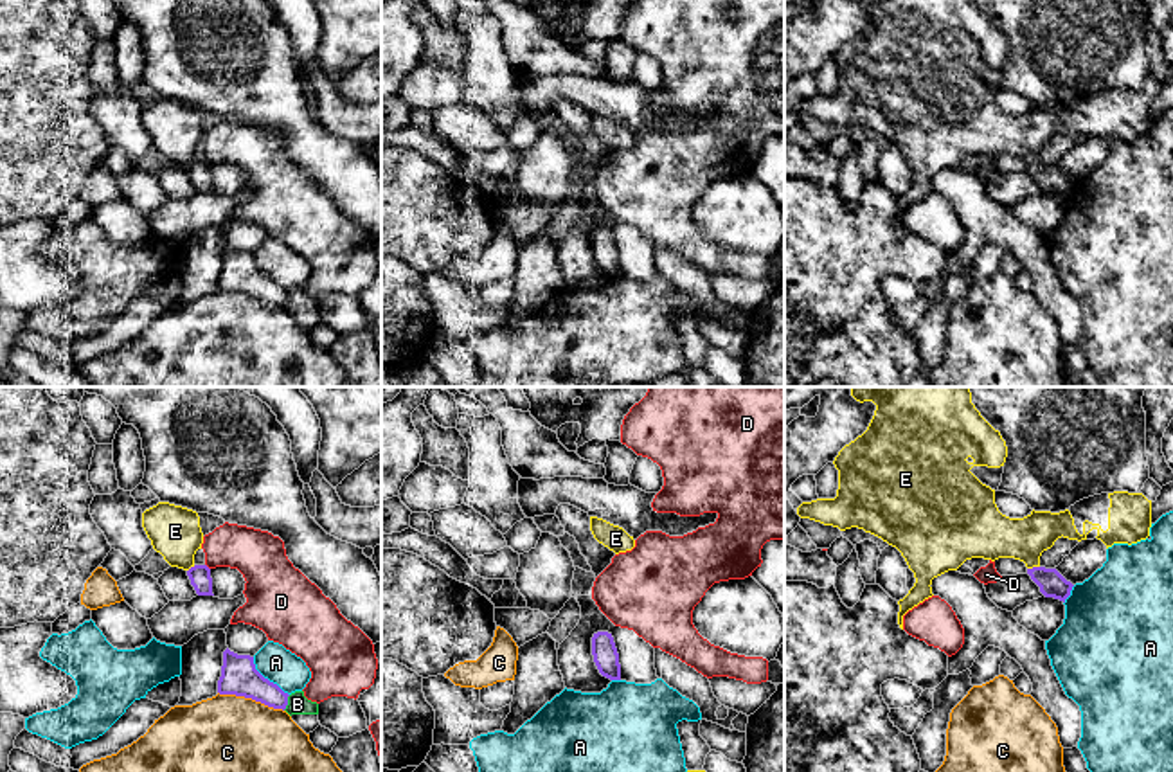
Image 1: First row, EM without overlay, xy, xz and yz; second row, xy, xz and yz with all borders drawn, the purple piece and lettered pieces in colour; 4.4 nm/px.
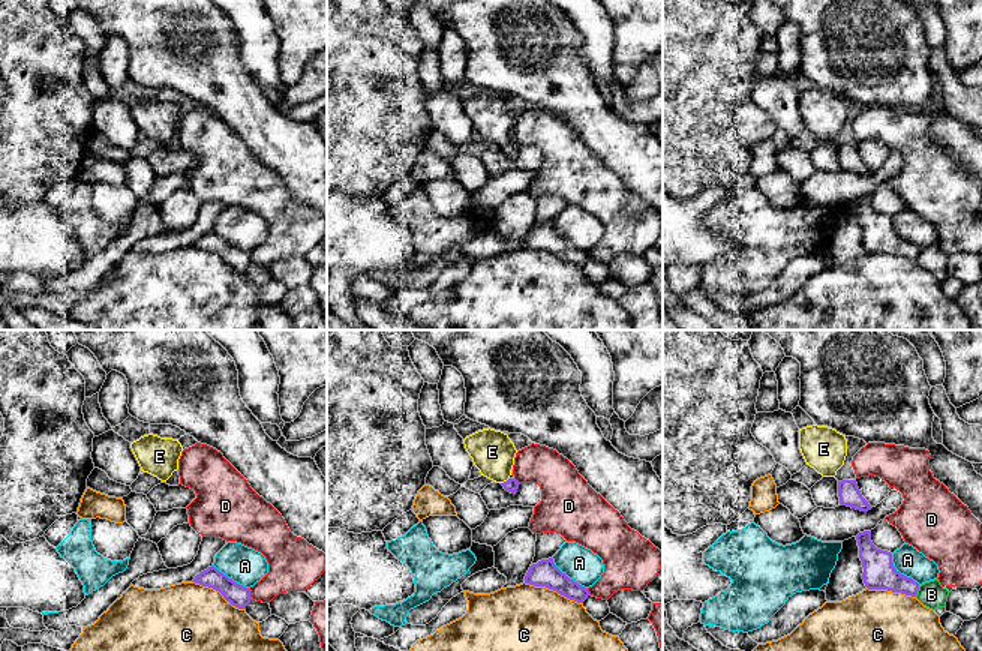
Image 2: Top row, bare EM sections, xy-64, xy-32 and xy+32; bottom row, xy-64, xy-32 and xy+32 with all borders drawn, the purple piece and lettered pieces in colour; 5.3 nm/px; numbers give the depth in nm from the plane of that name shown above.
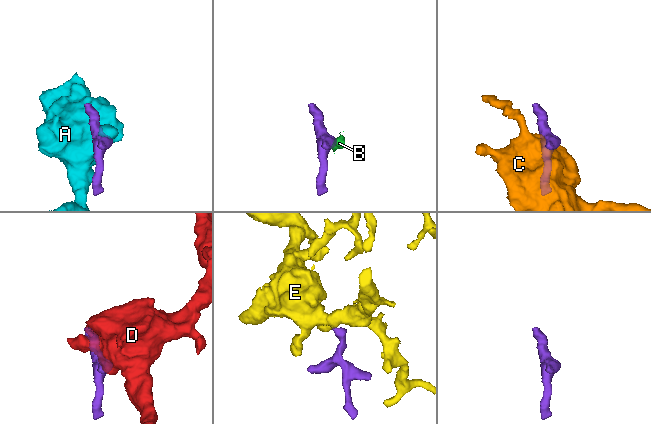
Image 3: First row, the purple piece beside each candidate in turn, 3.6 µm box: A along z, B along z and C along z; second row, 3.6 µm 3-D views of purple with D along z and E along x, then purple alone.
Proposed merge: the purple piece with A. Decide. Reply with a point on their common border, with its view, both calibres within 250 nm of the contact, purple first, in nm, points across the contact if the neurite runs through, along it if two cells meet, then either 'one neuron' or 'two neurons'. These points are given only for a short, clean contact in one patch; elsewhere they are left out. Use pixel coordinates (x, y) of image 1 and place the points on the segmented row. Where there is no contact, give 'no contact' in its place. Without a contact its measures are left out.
contact xy (267, 679); calibres 160 and 160 nm; two neurons

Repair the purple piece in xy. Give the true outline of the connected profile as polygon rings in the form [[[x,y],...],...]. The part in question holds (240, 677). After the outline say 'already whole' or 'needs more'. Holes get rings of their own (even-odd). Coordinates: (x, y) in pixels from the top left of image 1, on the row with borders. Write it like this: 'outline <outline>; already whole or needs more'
outline [[[228,648],[223,651],[221,677],[218,680],[219,695],[236,695],[252,698],[273,709],[286,709],[288,693],[264,678],[254,664],[254,657],[237,655]]]; already whole

